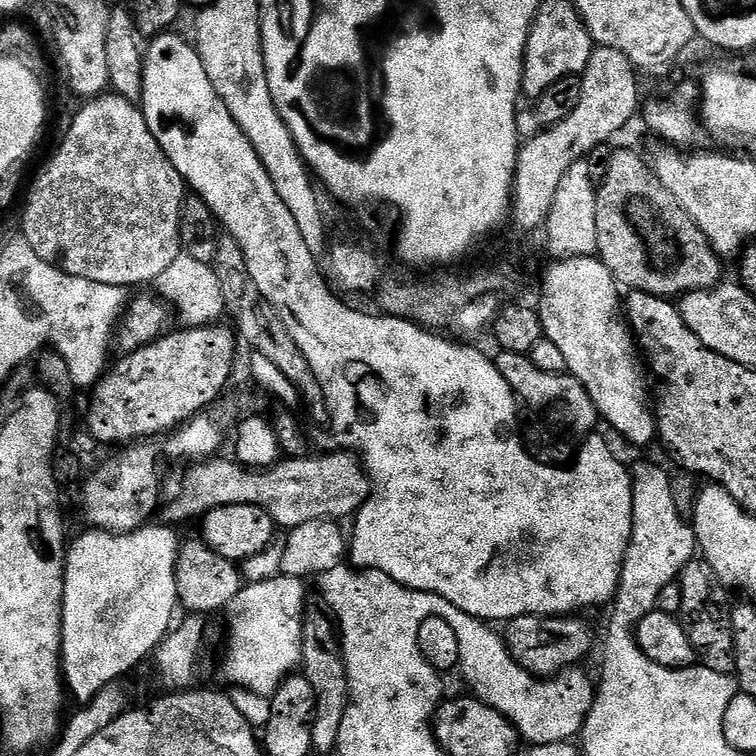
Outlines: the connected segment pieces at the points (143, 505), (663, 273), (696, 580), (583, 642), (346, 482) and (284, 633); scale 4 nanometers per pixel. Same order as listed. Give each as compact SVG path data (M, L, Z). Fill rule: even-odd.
M140 442L135 446L128 446L113 464L104 464L88 481L85 479L84 493L80 500L84 503L84 516L89 520L91 527L96 530L108 532L134 532L138 528L143 528L153 519L152 515L157 515L161 507L160 500L160 452L155 448L155 443Z
M617 147L610 158L606 176L596 190L598 202L598 258L608 267L617 285L633 292L645 292L665 298L679 298L688 292L701 292L703 288L714 288L721 283L721 257L716 255L708 239L678 206L674 194L662 186L643 155L631 152L628 148Z
M694 558L680 571L678 583L682 590L682 606L678 615L686 630L686 638L696 651L697 661L718 674L731 673L735 667L735 657L732 655L732 608L730 603L728 604L729 589L702 558Z
M569 614L567 616L519 616L507 621L502 635L504 644L508 648L508 653L514 658L522 670L526 670L532 676L547 678L569 666L579 665L580 659L592 648L592 628L583 620L583 615Z
M347 450L312 455L281 458L266 468L255 470L232 458L209 458L193 463L176 497L163 505L163 523L180 526L183 520L194 516L200 518L218 506L235 504L249 504L266 510L280 530L291 530L315 519L344 522L347 516L348 519L353 517L371 496L371 484L359 457Z
M283 574L257 584L245 583L238 598L227 609L228 649L224 652L224 676L232 688L245 688L248 692L271 697L280 683L293 675L301 667L302 626L304 625L304 586L305 581L298 577Z

